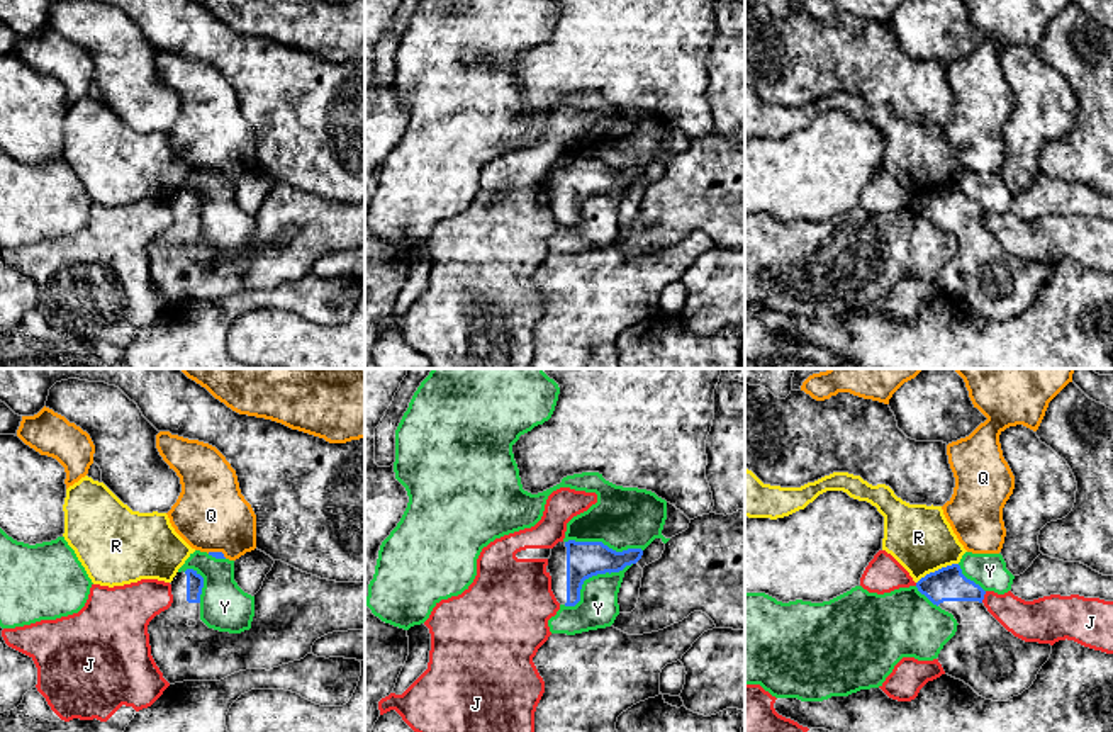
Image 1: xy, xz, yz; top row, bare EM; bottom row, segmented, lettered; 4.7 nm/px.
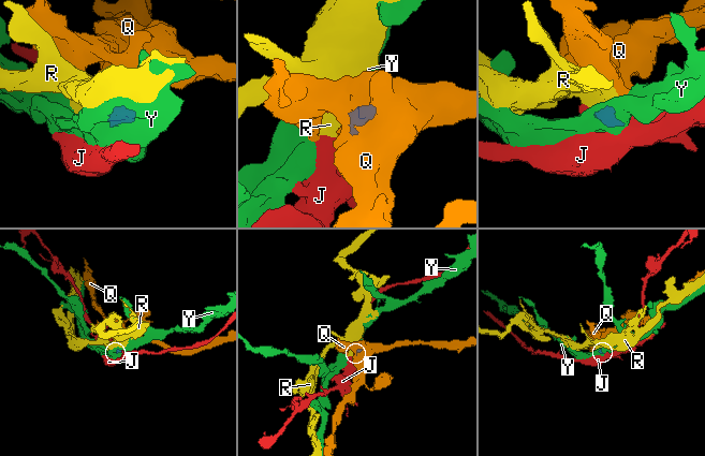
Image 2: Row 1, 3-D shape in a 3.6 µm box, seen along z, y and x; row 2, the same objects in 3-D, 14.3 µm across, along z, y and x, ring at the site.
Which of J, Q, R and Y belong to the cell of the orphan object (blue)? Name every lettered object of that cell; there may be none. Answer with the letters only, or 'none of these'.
none of these

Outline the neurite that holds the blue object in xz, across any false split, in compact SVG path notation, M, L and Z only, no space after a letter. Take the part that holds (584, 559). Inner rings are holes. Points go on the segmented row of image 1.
M558 542L548 559L551 591L560 605L575 606L585 579L619 572L636 564L641 555L641 549L616 552L602 542Z

